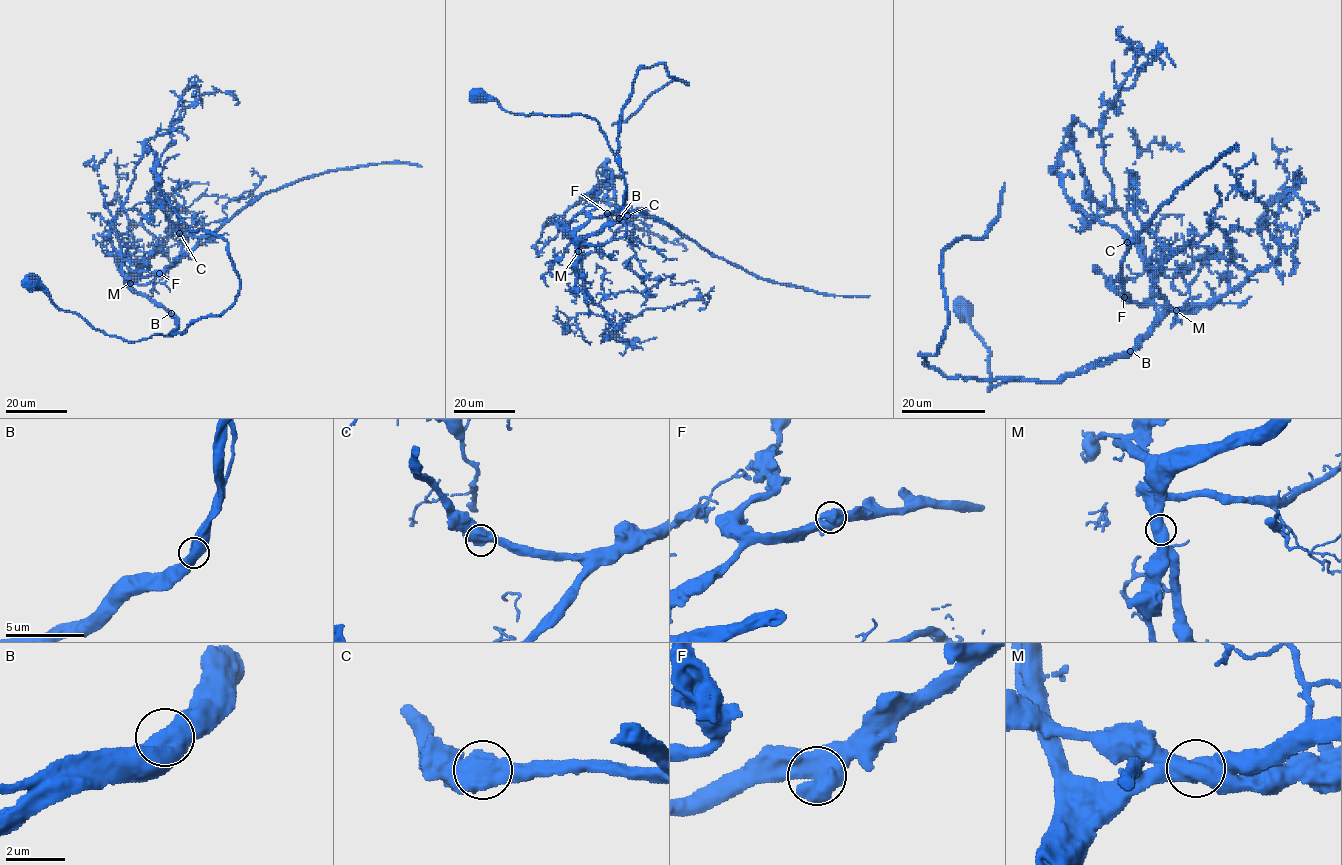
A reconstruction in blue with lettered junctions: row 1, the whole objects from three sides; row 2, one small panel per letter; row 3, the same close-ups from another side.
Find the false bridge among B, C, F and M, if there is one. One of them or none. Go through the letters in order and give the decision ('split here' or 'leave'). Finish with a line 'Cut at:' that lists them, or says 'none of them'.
B: leave
C: leave
F: leave
M: split here
Cut at: M

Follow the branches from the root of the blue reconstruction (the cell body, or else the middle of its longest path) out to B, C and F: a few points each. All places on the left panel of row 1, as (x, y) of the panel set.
B: (32, 282), (59, 308), (77, 313), (94, 328), (127, 341), (153, 334), (168, 337), (177, 328), (171, 313)
C: (32, 282), (59, 308), (109, 335), (168, 337), (176, 319), (126, 280), (165, 271), (199, 239), (179, 233)
F: (32, 282), (94, 328), (140, 341), (177, 328), (167, 310), (126, 281), (159, 273)

